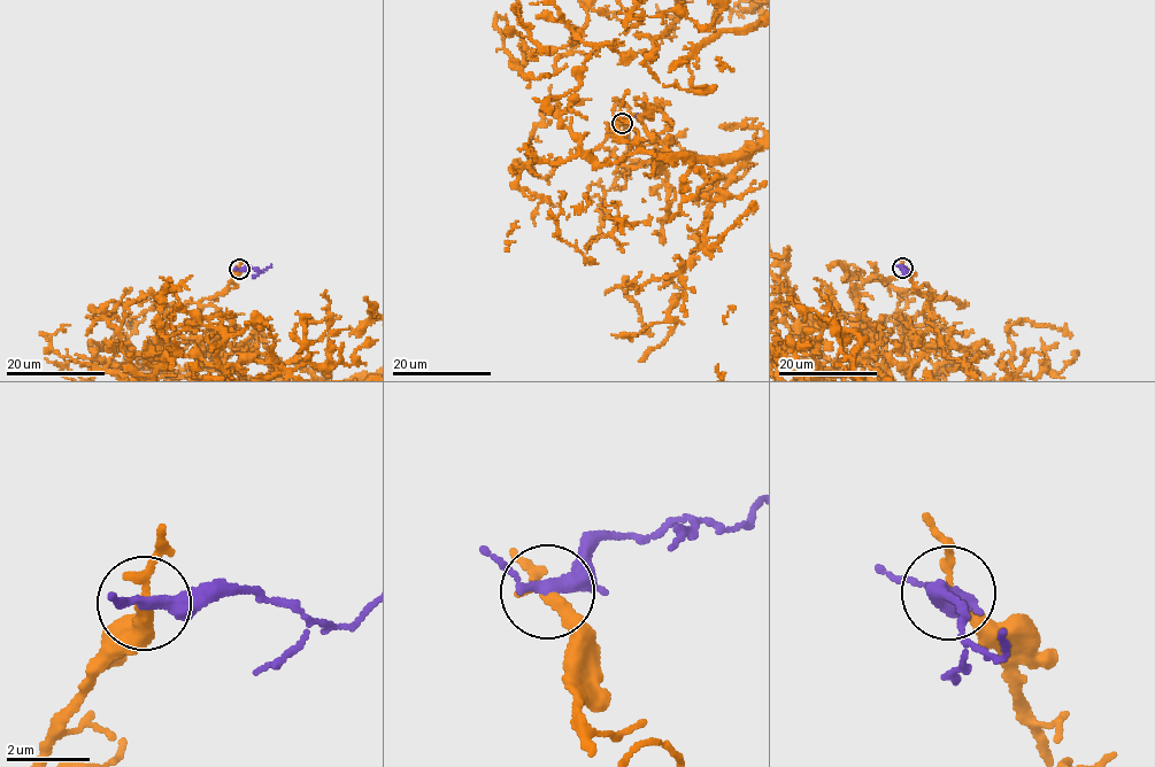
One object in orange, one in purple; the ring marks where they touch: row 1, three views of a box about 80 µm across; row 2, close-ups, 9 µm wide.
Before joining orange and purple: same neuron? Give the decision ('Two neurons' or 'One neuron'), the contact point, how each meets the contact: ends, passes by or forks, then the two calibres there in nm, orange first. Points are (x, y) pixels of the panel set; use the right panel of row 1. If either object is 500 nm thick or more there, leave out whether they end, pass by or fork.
Two neurons. Place: (902, 268). At the ring orange passes by. At the ring purple passes by. Thickness 240 nm (orange) against 280 nm

